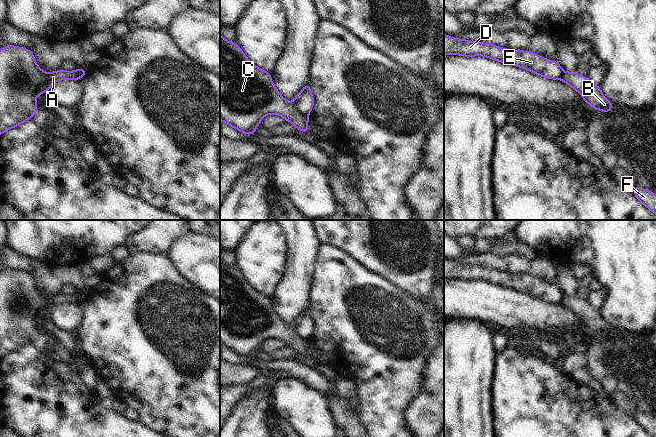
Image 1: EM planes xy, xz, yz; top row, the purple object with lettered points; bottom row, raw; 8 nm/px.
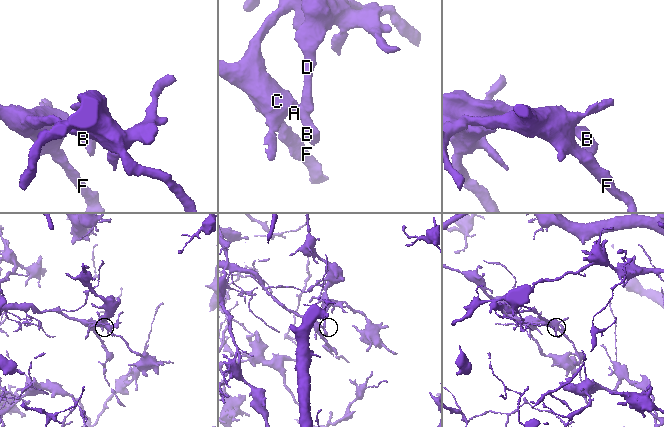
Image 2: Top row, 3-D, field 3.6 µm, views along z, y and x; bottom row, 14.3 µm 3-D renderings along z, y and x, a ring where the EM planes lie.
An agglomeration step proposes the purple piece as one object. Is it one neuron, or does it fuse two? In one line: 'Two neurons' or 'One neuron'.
Two neurons.

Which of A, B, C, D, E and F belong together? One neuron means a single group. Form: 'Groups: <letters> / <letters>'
Groups: A B C F / D E.

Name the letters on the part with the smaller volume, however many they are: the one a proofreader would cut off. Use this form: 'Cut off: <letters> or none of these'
Cut off: A, B, C, F

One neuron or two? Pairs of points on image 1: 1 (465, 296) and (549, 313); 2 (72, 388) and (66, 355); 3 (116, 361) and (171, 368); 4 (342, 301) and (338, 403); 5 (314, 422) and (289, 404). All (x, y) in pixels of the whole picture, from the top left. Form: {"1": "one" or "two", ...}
{"1": "one", "2": "two", "3": "one", "4": "two", "5": "one"}

